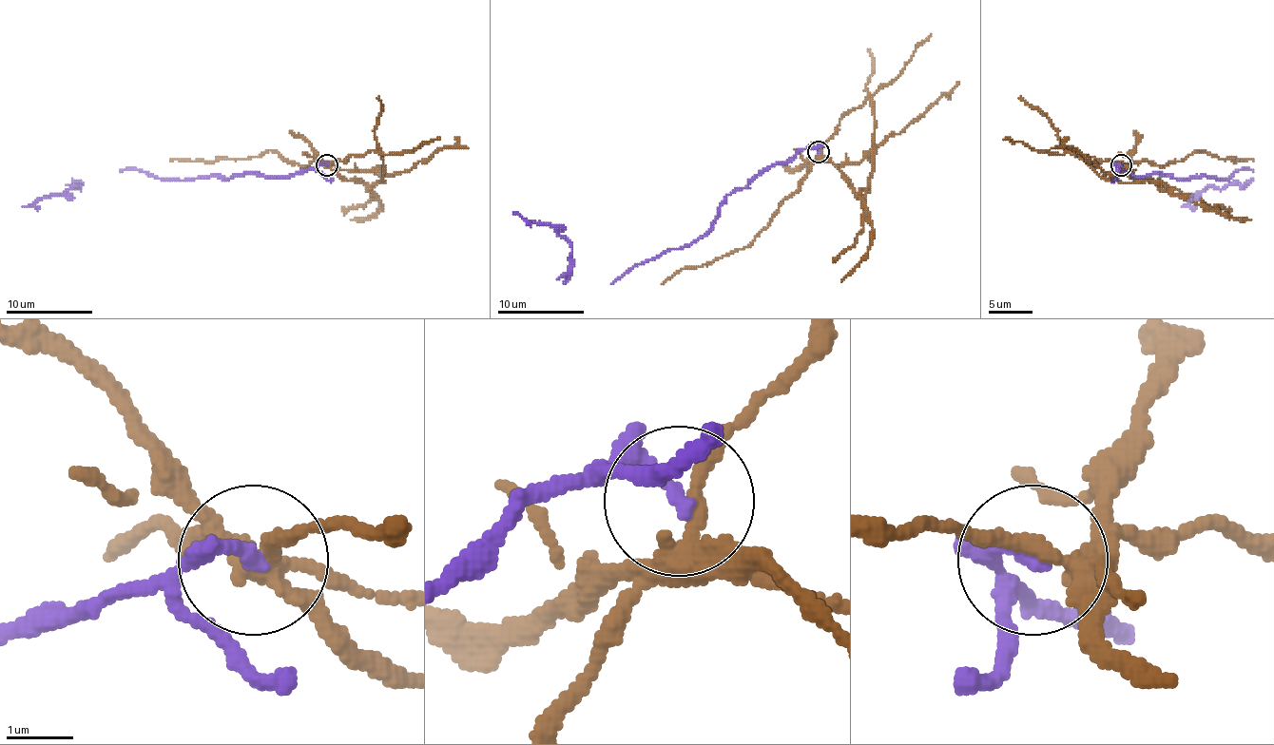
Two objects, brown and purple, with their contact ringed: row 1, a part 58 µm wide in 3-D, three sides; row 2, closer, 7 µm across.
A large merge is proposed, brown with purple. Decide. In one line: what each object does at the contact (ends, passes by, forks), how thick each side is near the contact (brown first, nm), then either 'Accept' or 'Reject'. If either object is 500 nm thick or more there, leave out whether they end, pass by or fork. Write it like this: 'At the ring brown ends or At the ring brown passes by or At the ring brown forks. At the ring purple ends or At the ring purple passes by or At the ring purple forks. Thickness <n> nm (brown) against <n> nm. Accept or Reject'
At the ring brown forks. At the ring purple ends. Thickness 240 nm (brown) against 220 nm. Reject

